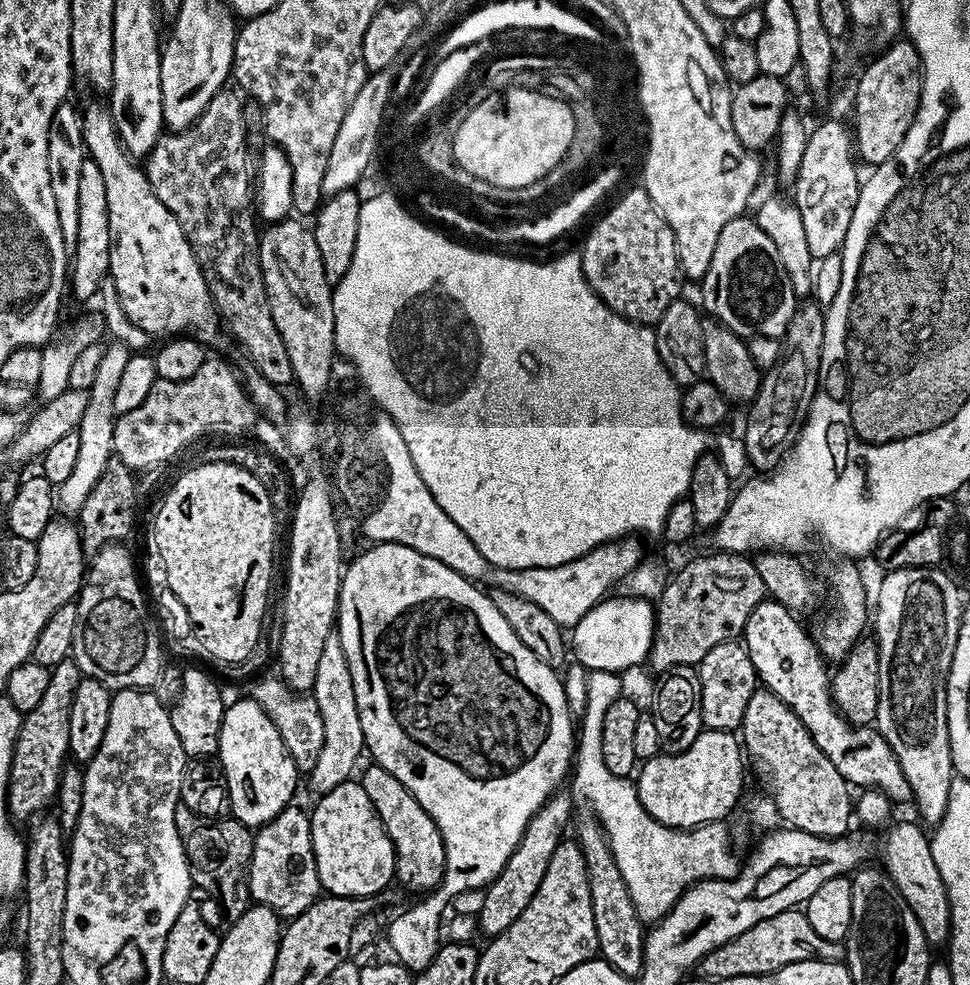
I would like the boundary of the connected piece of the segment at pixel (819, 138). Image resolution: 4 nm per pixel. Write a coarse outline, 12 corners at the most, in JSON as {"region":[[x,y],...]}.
{"region":[[849,125],[808,133],[794,199],[819,262],[844,247],[862,183]]}

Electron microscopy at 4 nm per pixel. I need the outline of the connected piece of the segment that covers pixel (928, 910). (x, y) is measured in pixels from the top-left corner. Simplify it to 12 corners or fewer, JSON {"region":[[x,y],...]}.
{"region":[[895,824],[882,867],[929,945],[952,934],[948,891],[929,833]]}

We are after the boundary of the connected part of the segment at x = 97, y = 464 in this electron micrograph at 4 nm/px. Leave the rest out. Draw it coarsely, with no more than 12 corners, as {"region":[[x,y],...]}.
{"region":[[109,343],[57,505],[79,514],[113,457],[114,393],[130,349]]}

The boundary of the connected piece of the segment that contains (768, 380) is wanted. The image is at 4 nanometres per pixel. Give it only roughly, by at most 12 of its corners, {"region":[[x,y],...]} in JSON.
{"region":[[797,307],[747,405],[742,452],[768,474],[820,385],[825,309]]}

